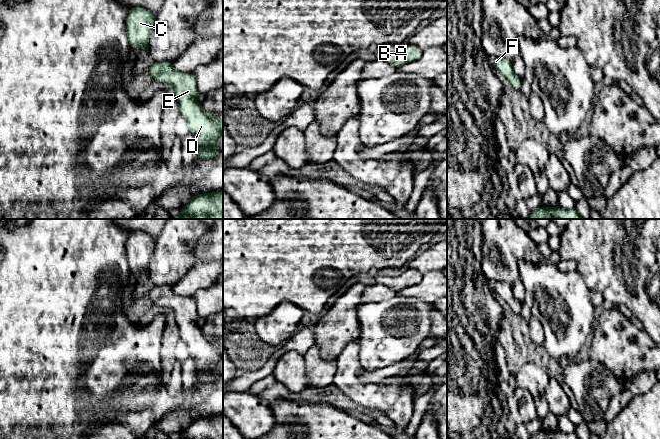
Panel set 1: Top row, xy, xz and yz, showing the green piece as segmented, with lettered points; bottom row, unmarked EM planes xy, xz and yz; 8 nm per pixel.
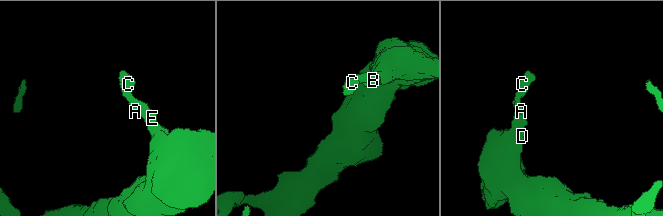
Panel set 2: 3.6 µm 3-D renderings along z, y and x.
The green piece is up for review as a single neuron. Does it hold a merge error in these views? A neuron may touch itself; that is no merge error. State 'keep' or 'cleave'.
keep

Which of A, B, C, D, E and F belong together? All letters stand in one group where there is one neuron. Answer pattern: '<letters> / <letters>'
A B C D E F

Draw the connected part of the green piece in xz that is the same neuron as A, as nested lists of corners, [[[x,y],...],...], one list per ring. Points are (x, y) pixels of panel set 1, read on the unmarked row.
[[[411,268],[406,269],[400,276],[377,276],[376,284],[386,285],[391,287],[396,292],[406,287],[418,284],[422,280],[420,272]]]

